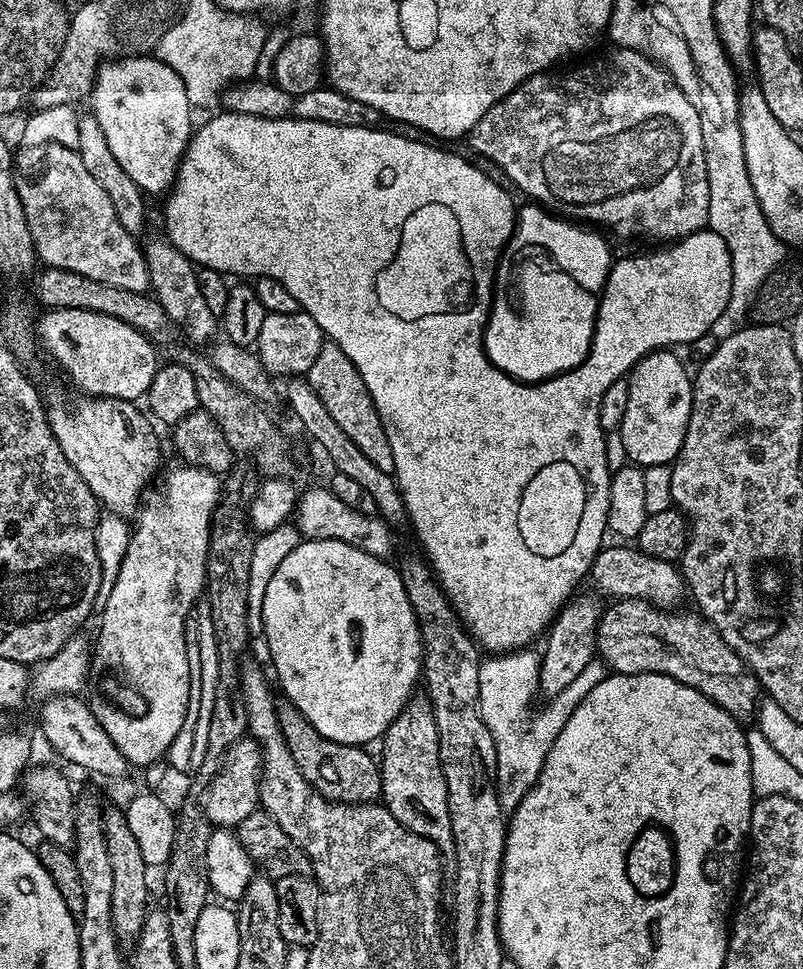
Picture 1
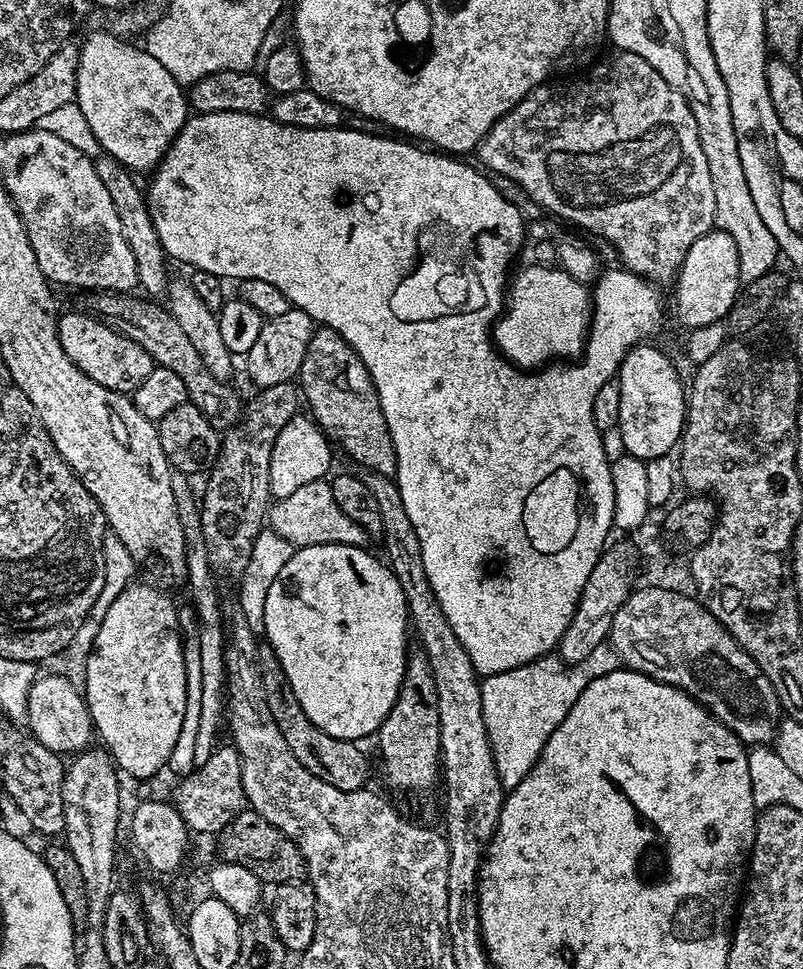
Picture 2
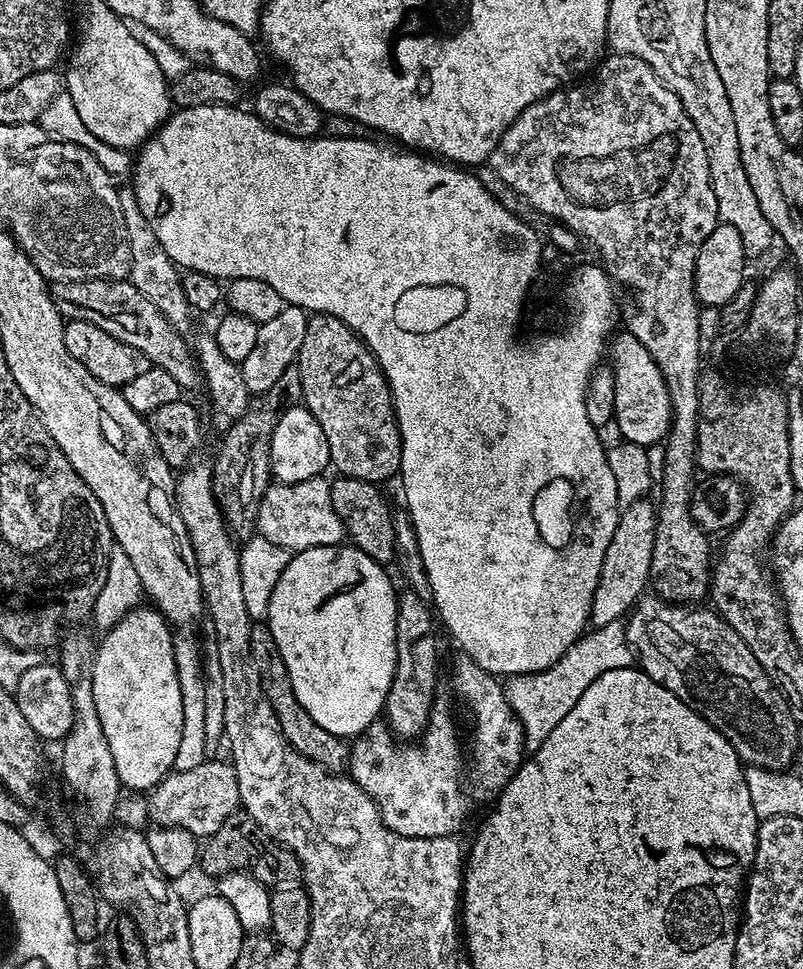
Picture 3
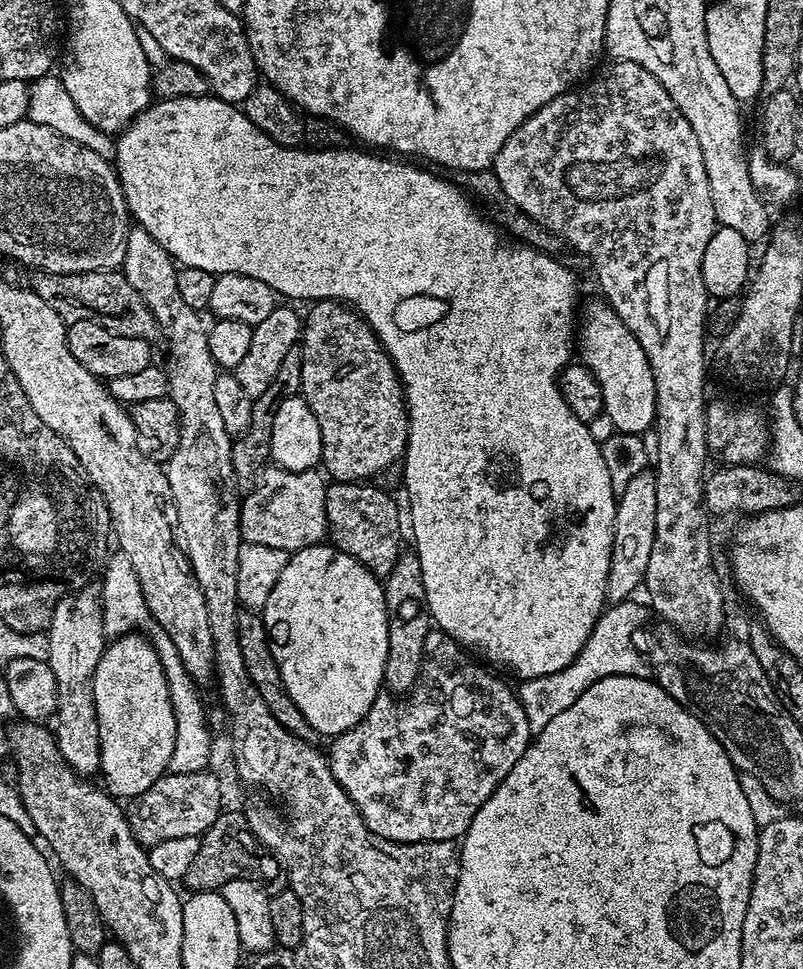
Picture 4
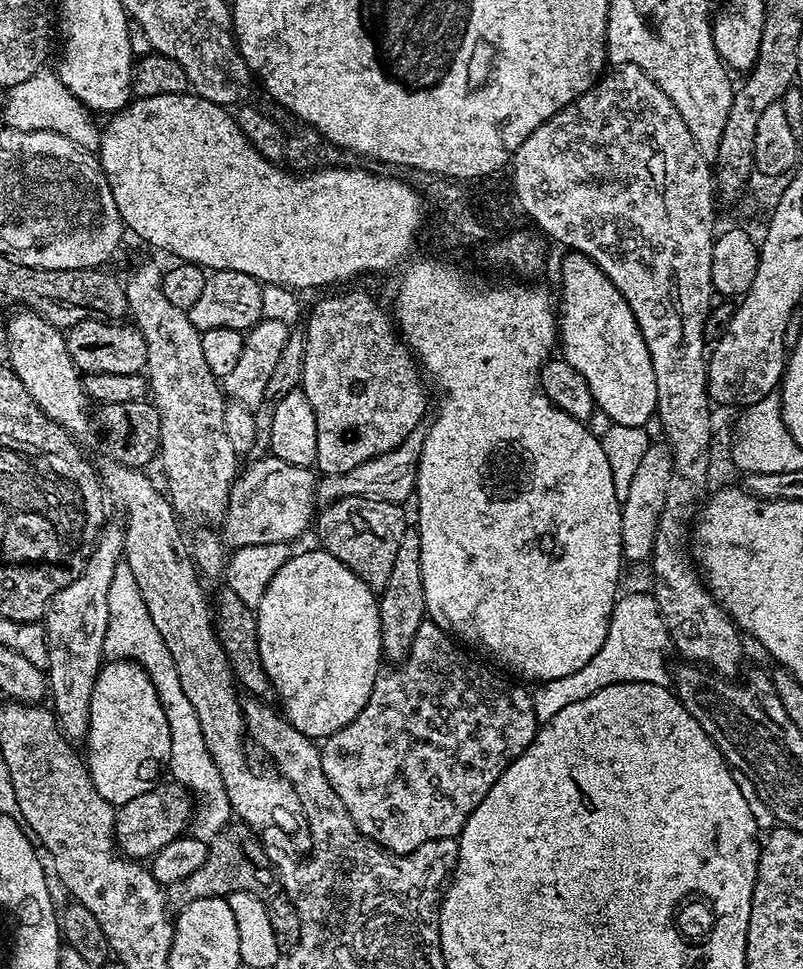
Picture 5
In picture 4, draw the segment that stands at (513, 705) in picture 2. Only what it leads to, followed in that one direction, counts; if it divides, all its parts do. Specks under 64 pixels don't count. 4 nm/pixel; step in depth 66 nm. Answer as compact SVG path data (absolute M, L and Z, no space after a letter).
M636 598L612 602L600 613L598 622L586 640L578 658L566 666L566 670L558 670L558 674L546 674L538 678L530 678L521 683L518 695L526 710L526 718L530 722L533 733L541 732L546 725L562 710L567 710L602 678L611 676L642 676L646 672L646 660L640 657L636 649L636 631L647 622L650 612Z

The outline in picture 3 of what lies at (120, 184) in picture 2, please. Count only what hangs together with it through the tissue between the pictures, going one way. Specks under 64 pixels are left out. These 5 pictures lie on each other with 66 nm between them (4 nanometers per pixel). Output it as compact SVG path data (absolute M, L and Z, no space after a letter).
M121 187L119 194L126 239L130 246L130 270L127 279L131 280L132 285L138 290L142 290L142 294L146 294L146 298L150 298L150 302L154 302L154 306L162 310L162 314L166 314L166 318L175 328L187 329L190 309L186 302L186 294L182 294L181 269L170 258L170 254L162 250L162 242L158 242L154 230L150 230L150 222L146 222L146 217L136 204L135 191L131 187Z

